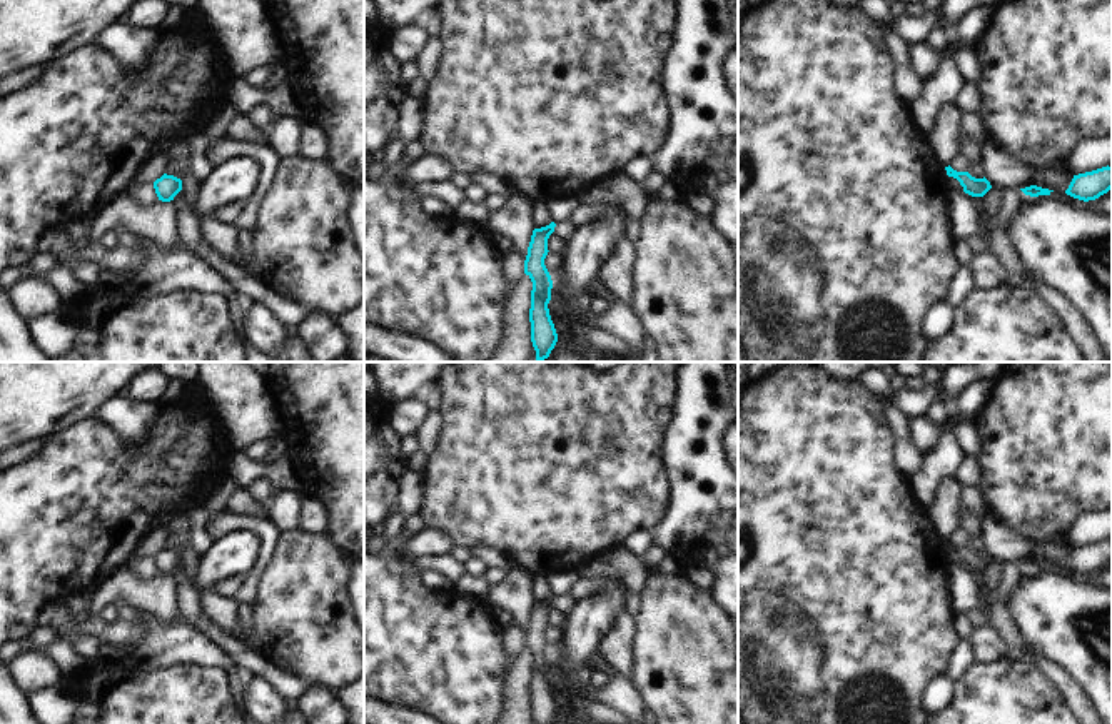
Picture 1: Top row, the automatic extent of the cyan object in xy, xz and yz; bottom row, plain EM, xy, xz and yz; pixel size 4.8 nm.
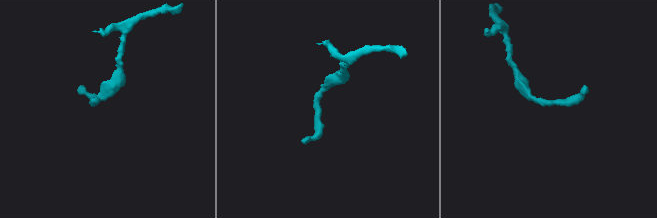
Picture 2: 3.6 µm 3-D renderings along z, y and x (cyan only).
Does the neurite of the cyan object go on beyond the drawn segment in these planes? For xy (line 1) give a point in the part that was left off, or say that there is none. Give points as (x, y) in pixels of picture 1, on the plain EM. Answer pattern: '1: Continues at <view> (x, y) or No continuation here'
1: No continuation here.

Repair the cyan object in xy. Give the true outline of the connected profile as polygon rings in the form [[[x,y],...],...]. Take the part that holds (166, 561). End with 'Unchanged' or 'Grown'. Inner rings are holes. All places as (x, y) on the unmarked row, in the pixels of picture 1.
[[[164,547],[154,556],[154,562],[159,574],[170,576],[182,564],[182,554],[174,549]]]. Unchanged.

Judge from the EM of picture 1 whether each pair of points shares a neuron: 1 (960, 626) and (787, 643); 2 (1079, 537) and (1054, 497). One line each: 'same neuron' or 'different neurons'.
1: different neurons
2: different neurons

